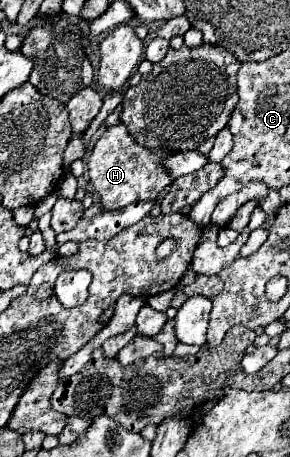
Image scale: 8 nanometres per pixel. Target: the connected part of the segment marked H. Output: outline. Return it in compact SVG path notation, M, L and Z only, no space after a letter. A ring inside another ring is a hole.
M122 122L108 126L104 134L96 140L88 158L90 184L94 186L94 192L98 194L104 210L118 210L140 200L156 200L156 196L172 184L172 178L162 164L168 154L172 152L164 148L148 150L146 146L140 146Z

